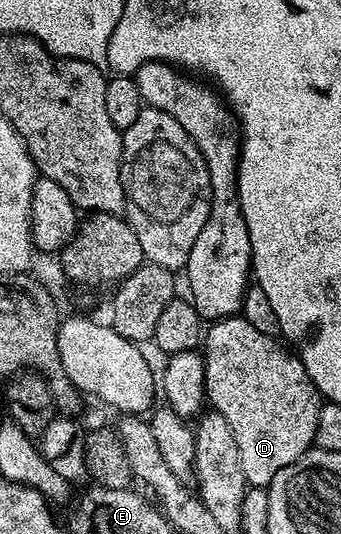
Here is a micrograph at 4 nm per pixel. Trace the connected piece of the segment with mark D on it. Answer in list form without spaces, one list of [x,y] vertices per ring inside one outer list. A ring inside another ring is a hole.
[[[242,317],[214,320],[206,328],[201,343],[206,402],[221,413],[225,421],[229,421],[229,429],[233,429],[233,437],[237,441],[237,453],[241,453],[241,473],[245,473],[252,487],[268,487],[285,465],[293,465],[293,461],[311,450],[317,433],[321,406],[319,390],[313,385],[309,373],[305,373],[305,365],[298,354],[291,352],[290,355],[286,349],[276,336],[253,329],[253,325]]]

